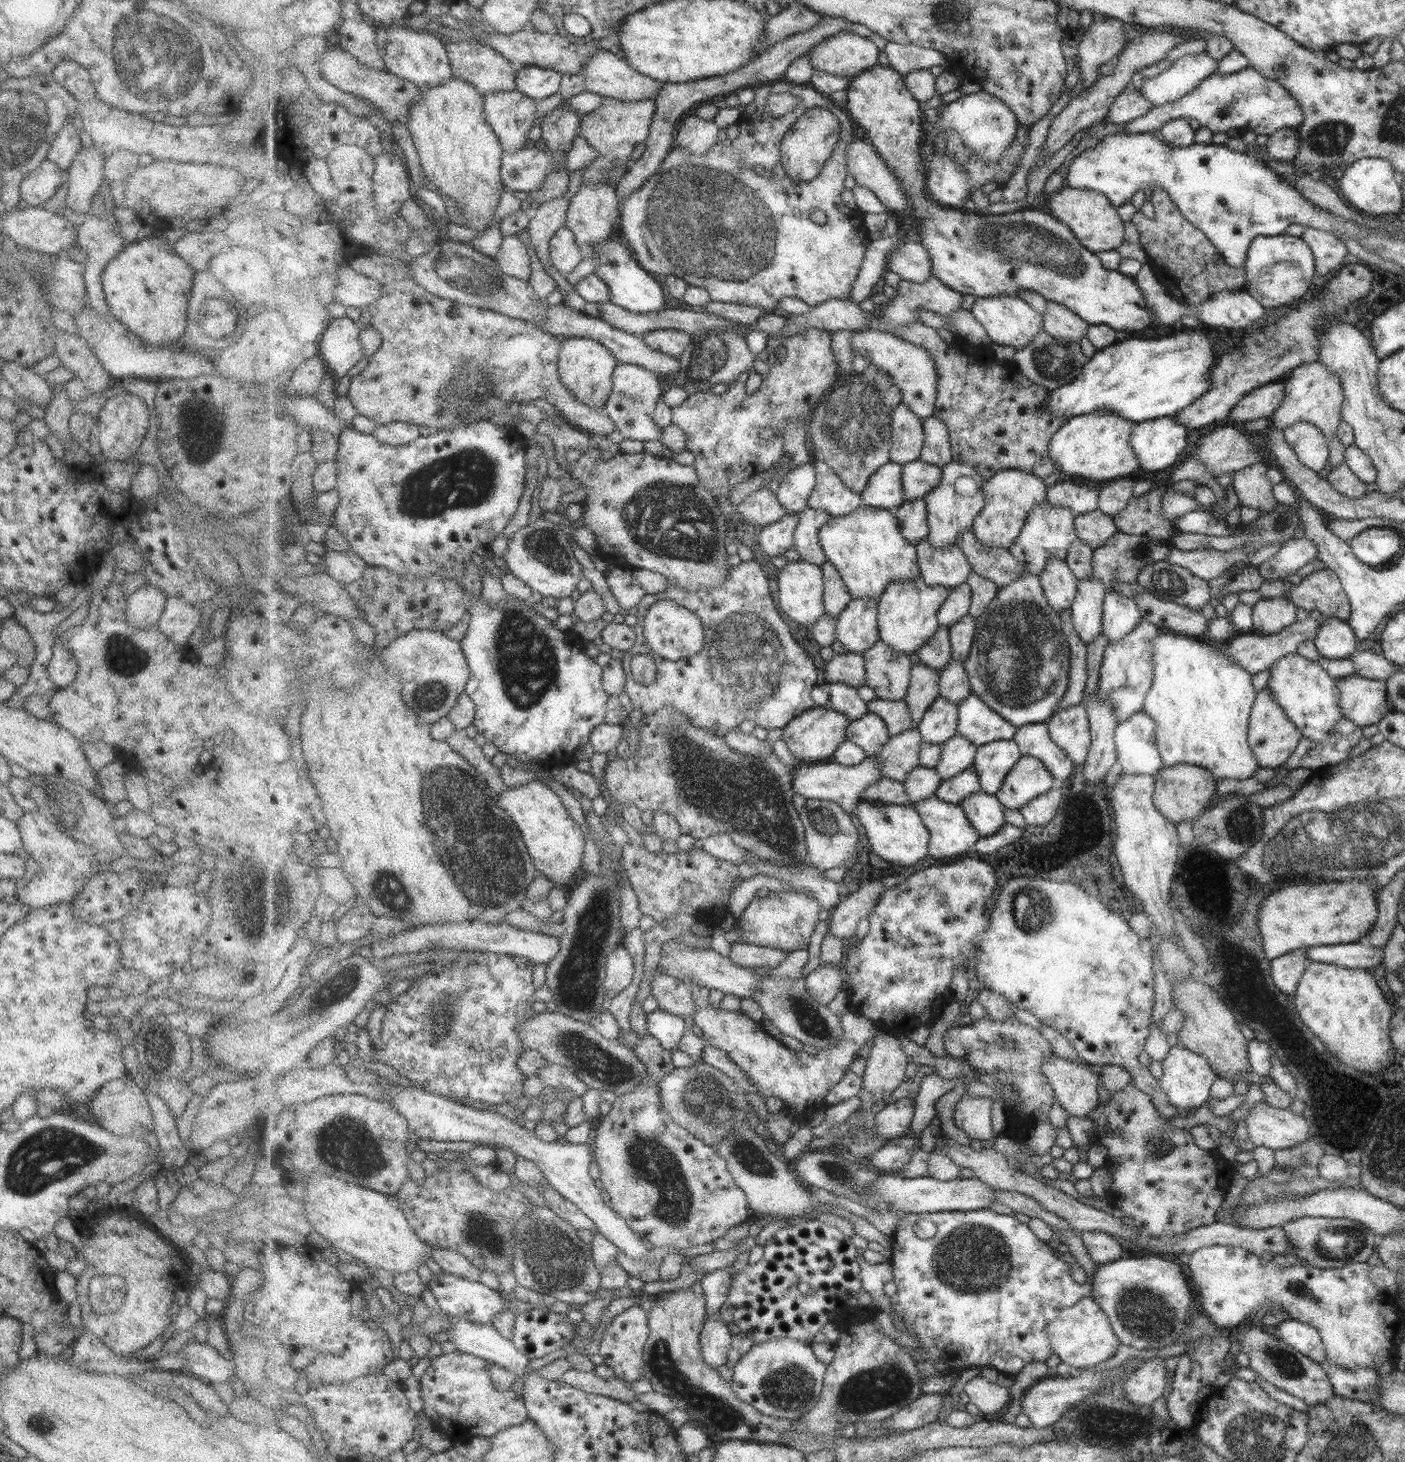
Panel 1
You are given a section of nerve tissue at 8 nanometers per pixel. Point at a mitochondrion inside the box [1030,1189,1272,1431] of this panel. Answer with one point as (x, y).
(1142, 1312)

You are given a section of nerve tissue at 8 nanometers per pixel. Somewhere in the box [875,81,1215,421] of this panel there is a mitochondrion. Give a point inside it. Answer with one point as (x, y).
(1044, 249)

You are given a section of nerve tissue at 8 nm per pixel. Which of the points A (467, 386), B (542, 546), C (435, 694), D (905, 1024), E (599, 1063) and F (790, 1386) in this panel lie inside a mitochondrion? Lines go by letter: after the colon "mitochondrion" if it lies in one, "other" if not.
A: mitochondrion
B: mitochondrion
C: mitochondrion
D: other
E: mitochondrion
F: mitochondrion

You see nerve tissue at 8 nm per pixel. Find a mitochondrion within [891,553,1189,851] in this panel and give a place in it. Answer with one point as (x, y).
(1022, 656)

